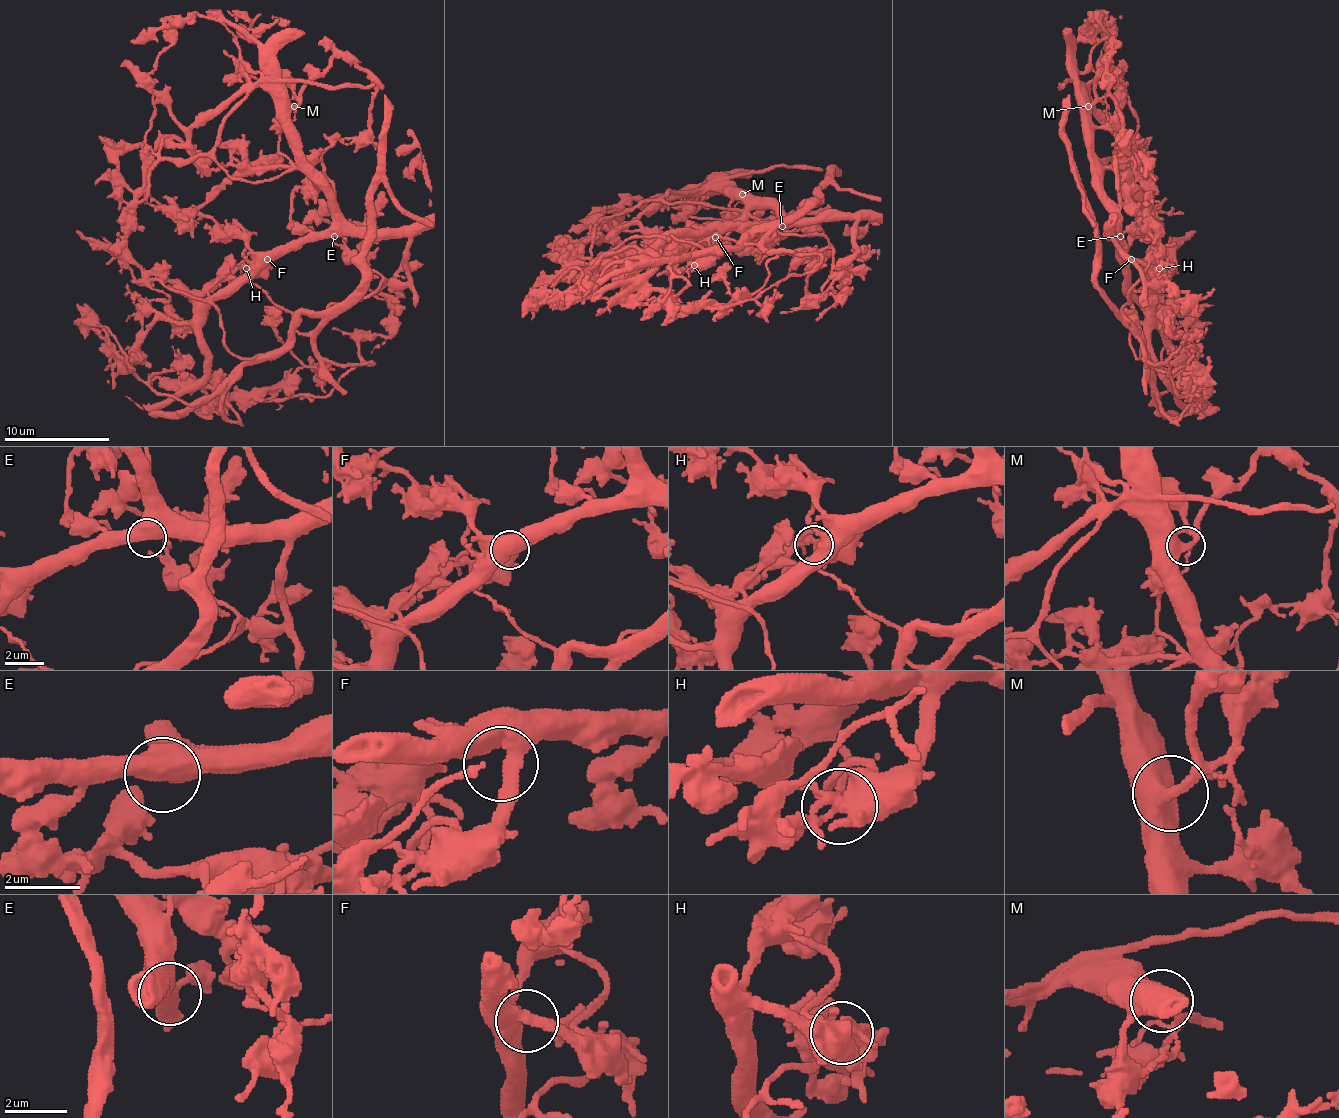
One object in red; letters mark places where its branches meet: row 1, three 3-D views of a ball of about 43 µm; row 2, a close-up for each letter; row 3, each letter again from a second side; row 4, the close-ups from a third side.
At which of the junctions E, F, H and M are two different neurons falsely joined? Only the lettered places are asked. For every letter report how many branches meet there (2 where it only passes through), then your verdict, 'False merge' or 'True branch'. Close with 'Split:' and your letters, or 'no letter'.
E: Branches: 2. True branch
F: Branches: 2. True branch
H: Branches: 5. False merge
M: Branches: 2. True branch
Split: H

